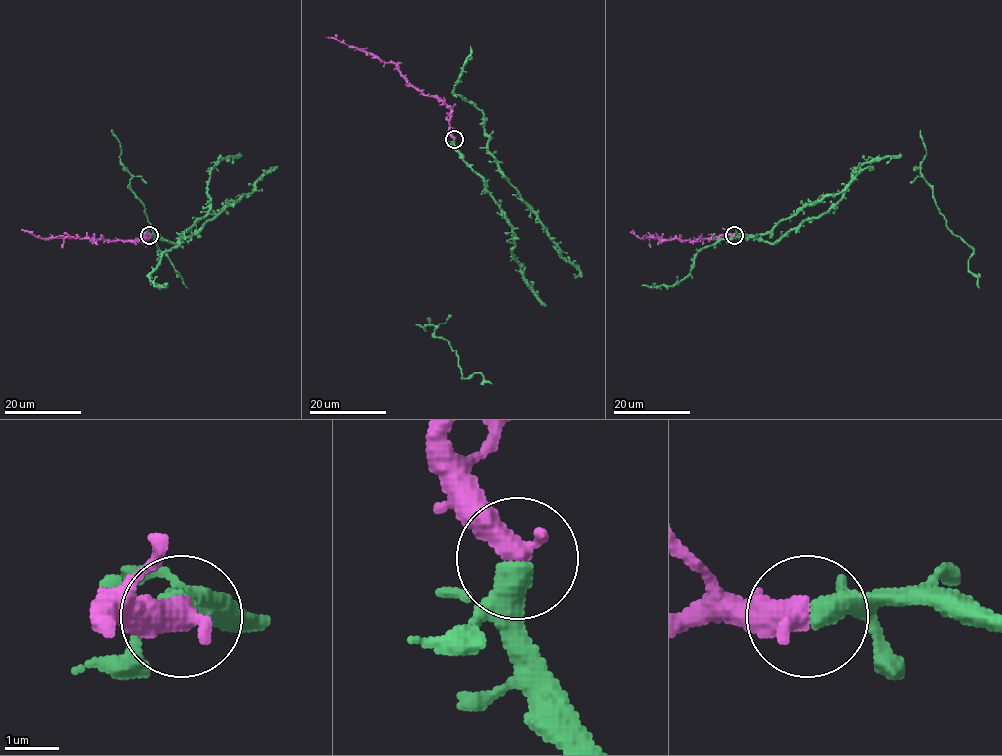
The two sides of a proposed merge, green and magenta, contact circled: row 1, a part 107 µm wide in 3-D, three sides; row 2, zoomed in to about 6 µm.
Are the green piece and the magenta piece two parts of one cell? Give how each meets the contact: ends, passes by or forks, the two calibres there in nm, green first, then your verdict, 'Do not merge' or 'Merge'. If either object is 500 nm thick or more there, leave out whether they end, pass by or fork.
Thickness 280 nm (green) against 500 nm. Merge

